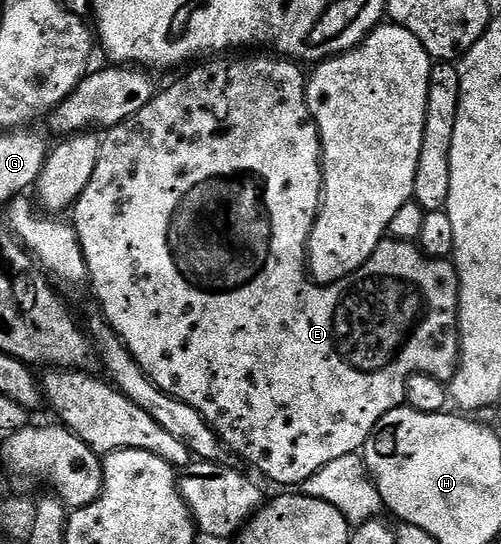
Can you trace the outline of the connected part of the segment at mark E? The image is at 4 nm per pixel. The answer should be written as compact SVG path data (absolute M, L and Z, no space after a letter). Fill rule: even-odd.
M228 55L223 59L208 59L203 63L197 64L197 69L189 68L181 81L173 83L169 89L161 88L142 111L138 111L130 119L118 123L113 129L107 130L103 134L100 143L100 154L98 155L98 167L94 167L94 175L90 183L86 183L86 191L72 206L70 210L70 224L76 230L82 255L86 259L88 268L88 281L92 289L96 292L96 297L100 300L100 309L103 320L116 333L116 336L124 342L124 346L130 351L130 355L138 363L138 367L149 377L155 385L166 395L194 407L198 415L202 415L205 423L212 428L228 448L229 454L241 457L248 465L253 465L264 477L269 477L276 485L288 485L284 487L300 487L310 475L314 475L326 463L334 463L334 459L342 459L342 455L360 453L363 450L366 439L374 431L376 424L390 411L401 408L405 404L404 388L408 382L408 377L415 373L425 373L434 375L434 379L445 383L451 382L452 376L460 368L460 323L458 320L458 310L460 307L460 281L456 278L456 267L451 260L439 261L433 257L428 257L411 241L398 241L395 239L385 239L370 255L370 259L358 271L354 271L346 279L336 281L333 285L317 285L310 279L310 274L306 268L308 259L308 240L310 231L316 222L316 213L320 210L320 195L324 191L324 171L322 168L322 158L320 156L320 132L316 130L316 120L312 118L312 112L308 106L308 83L306 73L303 73L301 66L297 62L279 55L264 55L268 57L240 57L244 55Z

